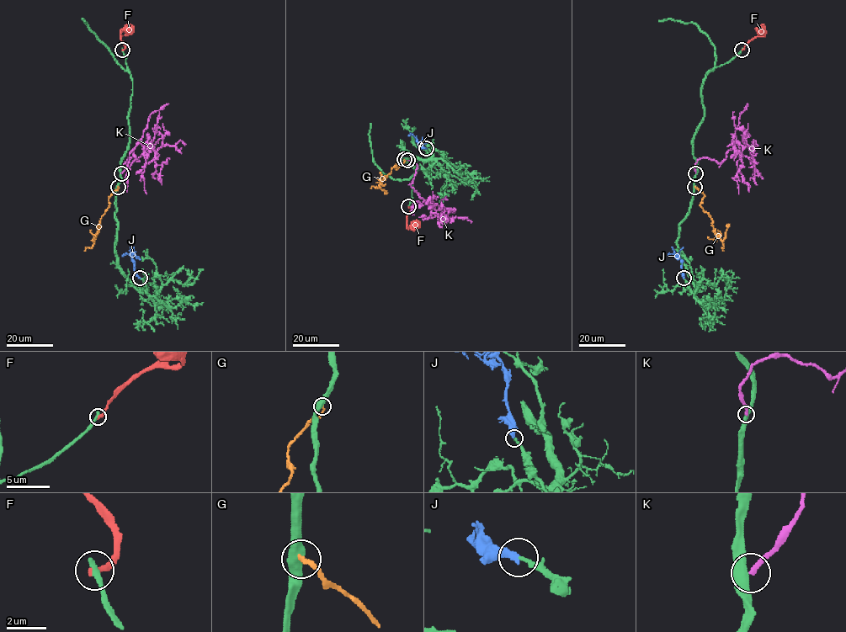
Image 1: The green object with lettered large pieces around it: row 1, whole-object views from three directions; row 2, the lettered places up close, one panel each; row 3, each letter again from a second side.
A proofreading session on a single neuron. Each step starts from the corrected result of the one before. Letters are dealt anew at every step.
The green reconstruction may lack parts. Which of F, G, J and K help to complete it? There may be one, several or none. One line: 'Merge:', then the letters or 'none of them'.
Merge: J

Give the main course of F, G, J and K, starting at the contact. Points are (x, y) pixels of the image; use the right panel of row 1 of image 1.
F: (742, 50), (762, 31), (759, 28)
G: (694, 187), (704, 194), (699, 206), (710, 216), (714, 231), (722, 240), (728, 224)
J: (683, 278), (681, 260), (673, 253), (670, 256)
K: (696, 173), (694, 165), (701, 157), (720, 162), (736, 143), (753, 151), (743, 137), (747, 124)

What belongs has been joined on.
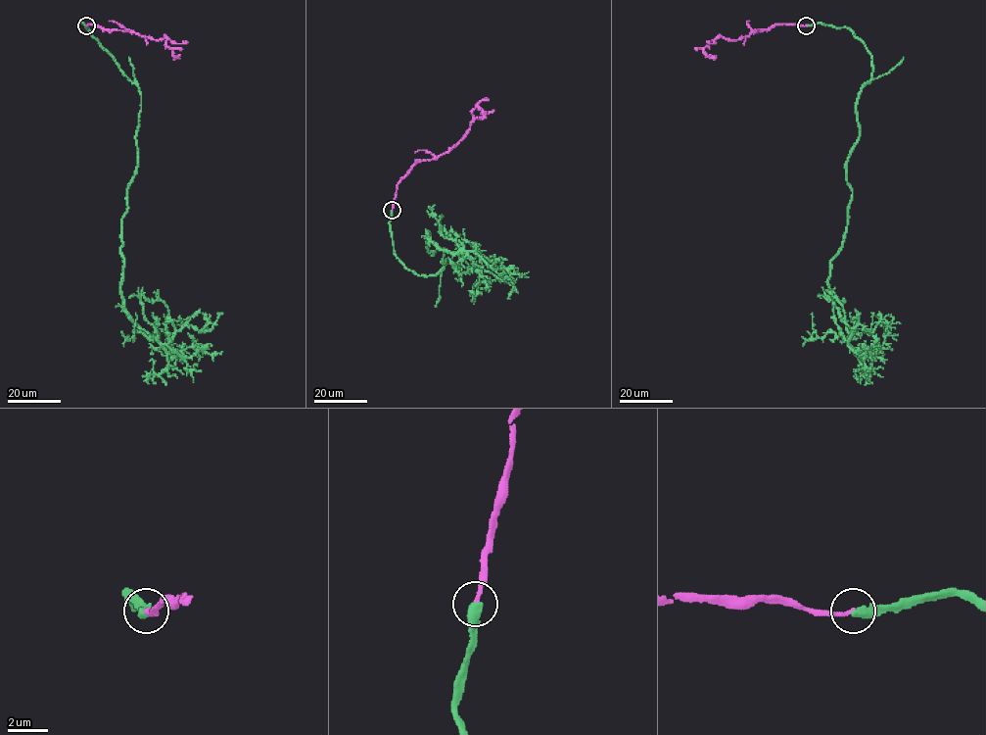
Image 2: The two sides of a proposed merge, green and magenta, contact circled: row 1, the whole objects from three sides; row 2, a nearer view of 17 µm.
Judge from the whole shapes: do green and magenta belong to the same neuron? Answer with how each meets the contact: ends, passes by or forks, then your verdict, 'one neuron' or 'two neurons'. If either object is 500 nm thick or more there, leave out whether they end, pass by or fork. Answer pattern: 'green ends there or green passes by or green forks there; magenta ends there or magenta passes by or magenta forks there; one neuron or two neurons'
two neurons

